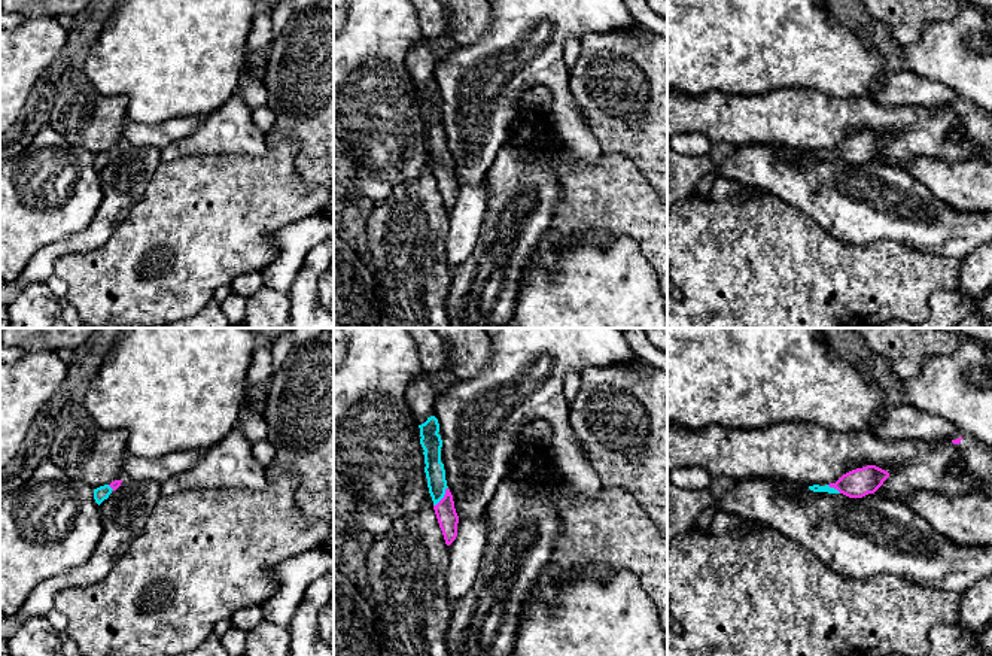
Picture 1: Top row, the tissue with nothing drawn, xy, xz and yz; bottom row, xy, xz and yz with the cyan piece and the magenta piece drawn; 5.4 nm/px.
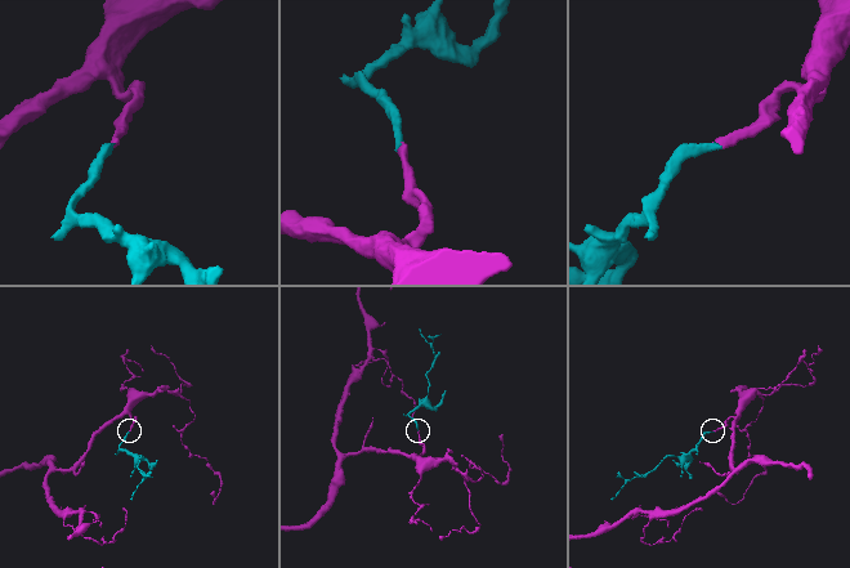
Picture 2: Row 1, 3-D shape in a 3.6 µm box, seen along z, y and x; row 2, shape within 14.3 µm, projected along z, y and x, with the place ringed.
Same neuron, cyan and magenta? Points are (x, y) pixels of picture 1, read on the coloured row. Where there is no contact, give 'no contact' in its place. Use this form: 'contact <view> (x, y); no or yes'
contact xz (443, 497); yes

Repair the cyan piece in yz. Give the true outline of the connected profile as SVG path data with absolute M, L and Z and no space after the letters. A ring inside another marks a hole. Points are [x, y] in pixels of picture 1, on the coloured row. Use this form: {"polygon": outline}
{"polygon": "M867 465L843 474L836 483L825 486L813 485L809 489L813 492L843 493L849 498L862 498L874 493L888 477L888 471L876 465Z"}

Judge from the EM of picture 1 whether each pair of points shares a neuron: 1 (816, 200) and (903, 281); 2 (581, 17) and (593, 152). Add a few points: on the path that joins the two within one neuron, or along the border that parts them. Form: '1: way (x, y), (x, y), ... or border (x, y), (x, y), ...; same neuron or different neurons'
1: border (830, 233), (851, 243), (897, 242); different neurons
2: way (554, 48), (554, 78), (562, 94), (566, 118); same neuron

